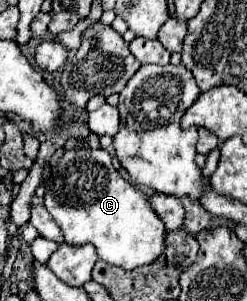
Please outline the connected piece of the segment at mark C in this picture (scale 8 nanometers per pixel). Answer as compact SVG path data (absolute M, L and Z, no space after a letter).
M72 149L64 151L58 159L52 175L46 179L44 205L62 227L64 239L70 245L92 243L96 247L98 259L122 267L126 271L154 263L166 251L166 227L156 211L150 207L150 197L126 181L112 165L112 155L106 149Z

